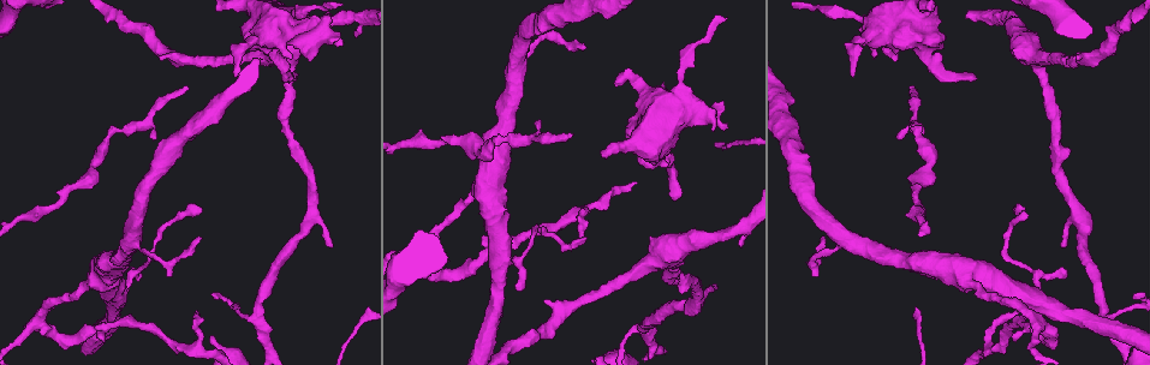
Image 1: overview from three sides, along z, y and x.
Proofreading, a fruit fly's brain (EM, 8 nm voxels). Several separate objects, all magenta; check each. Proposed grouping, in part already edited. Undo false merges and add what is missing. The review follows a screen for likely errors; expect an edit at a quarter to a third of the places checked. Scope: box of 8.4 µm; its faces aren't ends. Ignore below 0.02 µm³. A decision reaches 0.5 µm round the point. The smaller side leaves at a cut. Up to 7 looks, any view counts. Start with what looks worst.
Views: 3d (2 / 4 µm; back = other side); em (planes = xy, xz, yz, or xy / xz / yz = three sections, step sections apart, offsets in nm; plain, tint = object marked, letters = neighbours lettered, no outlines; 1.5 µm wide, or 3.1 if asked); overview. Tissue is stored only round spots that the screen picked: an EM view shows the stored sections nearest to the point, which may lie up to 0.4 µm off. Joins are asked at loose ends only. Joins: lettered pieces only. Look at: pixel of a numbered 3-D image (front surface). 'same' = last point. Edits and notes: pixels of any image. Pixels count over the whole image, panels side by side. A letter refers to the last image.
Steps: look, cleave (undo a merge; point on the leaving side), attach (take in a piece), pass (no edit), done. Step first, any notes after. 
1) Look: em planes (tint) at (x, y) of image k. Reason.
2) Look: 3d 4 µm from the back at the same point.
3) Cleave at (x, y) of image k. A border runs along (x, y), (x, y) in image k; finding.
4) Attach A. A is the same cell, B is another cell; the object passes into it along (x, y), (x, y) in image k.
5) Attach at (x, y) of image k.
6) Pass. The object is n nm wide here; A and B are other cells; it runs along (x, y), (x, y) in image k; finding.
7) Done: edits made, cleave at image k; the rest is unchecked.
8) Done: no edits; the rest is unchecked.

Look: 3d 4 µm at (194, 313) of image 1. Thin end.

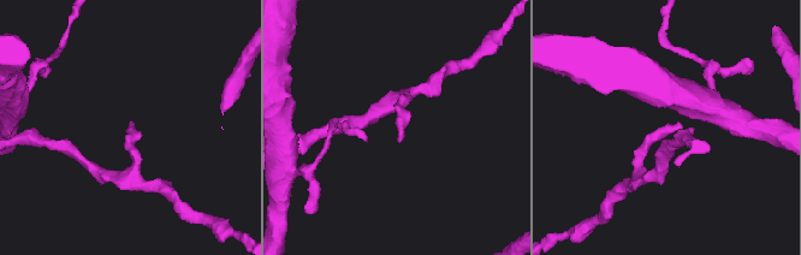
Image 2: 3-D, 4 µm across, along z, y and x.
Look: em xz step 4 (letters) at (400, 141) of image 2.

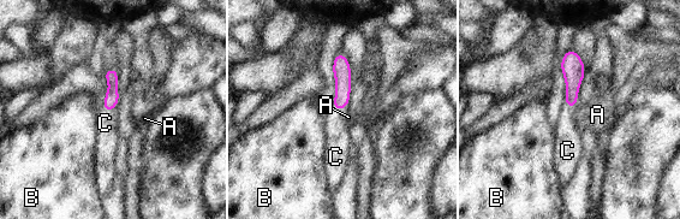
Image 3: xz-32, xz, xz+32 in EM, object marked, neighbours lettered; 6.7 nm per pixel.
Attach C. C is the same cell, A and B are other cells; the object passes into it along (341, 71), (340, 108), (335, 126) in image 3; the neuron continues.

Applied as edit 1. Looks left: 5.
Look: 3d 2 µm at (932, 9) of image 1. Branch stops here.

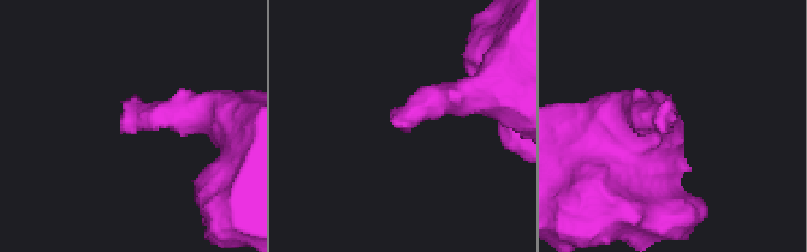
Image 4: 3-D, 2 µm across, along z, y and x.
Look: em planes (letters) at (391, 118) of image 4.

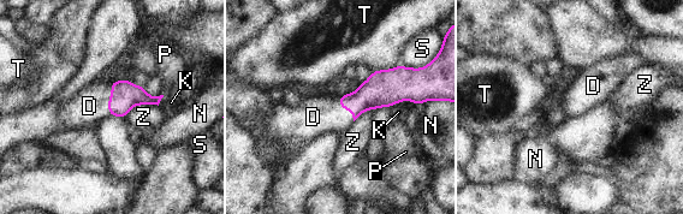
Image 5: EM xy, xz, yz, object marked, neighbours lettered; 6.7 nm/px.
Attach D. The object is 160 nm wide here; D is the same cell, K, N, P, S, T and Z are other cells; the neuron continues.

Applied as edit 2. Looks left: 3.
Look: em xy step 4 (tint) at (493, 145) of image 1. Thin neck.

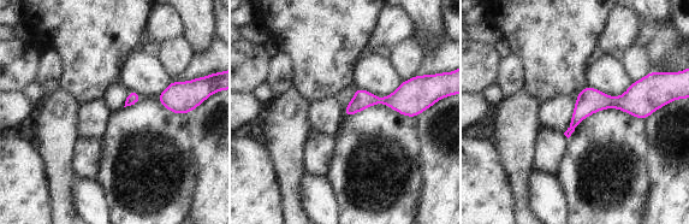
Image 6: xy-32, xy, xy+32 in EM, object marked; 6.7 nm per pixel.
Look: em planes (letters) at the same point. Cut it another way.

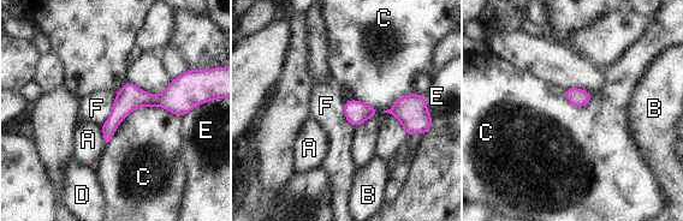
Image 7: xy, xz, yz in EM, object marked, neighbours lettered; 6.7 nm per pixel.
Pass. The object is 100 nm wide here; A, B, C, D, E and F are other cells; it runs along (182, 111), (134, 100), (105, 131) in image 7; one neuron here.

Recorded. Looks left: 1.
Done: edits made, attach at image 3, attach at image 5; the rest is unchecked.

